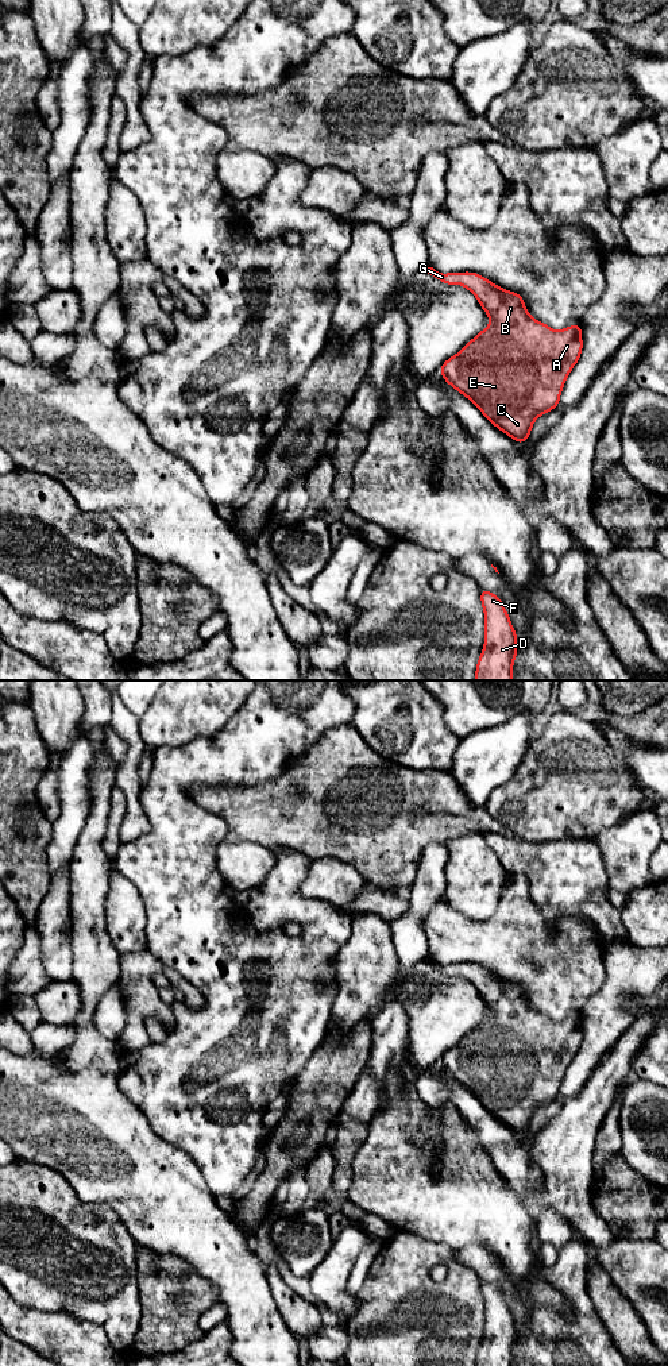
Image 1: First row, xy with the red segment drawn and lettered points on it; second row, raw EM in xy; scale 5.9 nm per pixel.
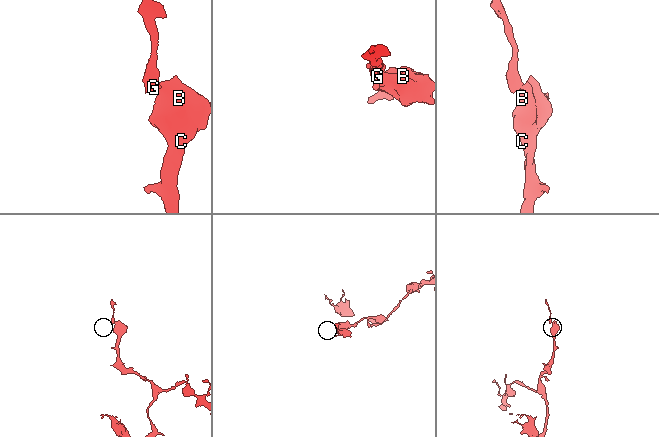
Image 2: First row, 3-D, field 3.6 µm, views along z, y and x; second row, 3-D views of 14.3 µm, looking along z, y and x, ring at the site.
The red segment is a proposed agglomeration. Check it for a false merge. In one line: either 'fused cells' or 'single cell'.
single cell

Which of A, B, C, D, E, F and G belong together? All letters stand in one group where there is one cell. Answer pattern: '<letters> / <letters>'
A B C D E F G

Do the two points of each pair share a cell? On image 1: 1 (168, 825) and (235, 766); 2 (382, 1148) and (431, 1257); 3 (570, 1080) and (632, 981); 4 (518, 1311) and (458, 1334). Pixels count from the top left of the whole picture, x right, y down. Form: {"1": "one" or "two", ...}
{"1": "one", "2": "two", "3": "one", "4": "two"}

